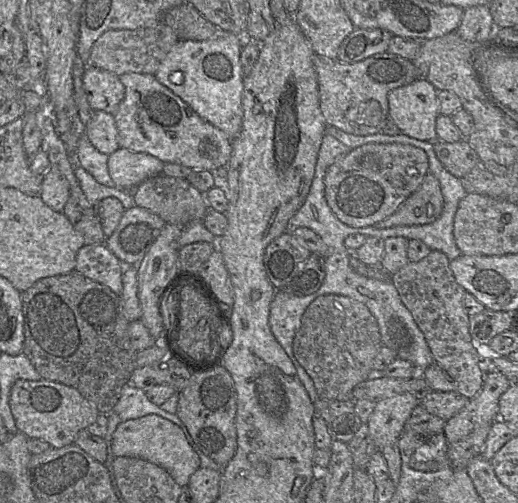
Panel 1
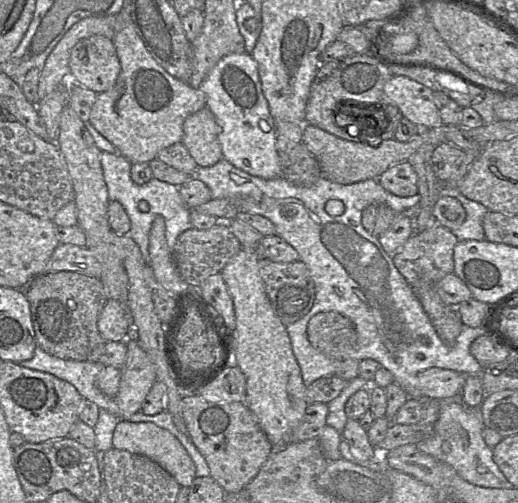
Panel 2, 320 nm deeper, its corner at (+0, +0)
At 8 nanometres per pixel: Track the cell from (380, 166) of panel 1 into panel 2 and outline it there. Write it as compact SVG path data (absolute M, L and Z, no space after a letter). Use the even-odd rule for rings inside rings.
M401 162L388 168L378 177L380 185L399 197L418 194L418 176L410 162Z

